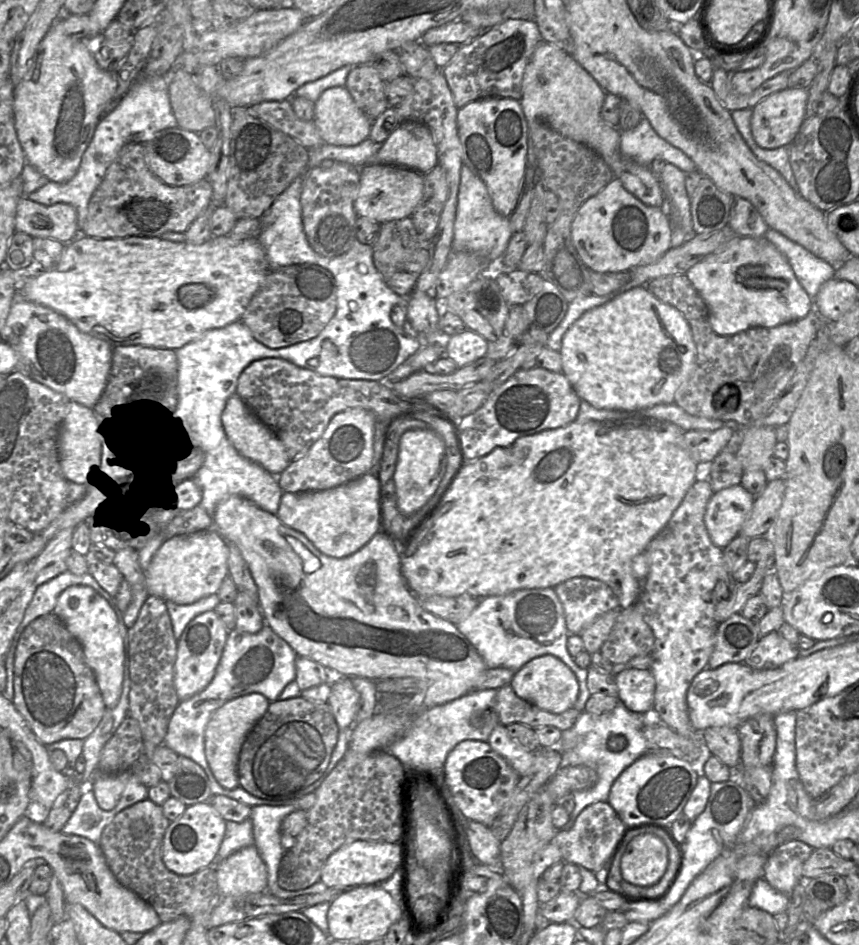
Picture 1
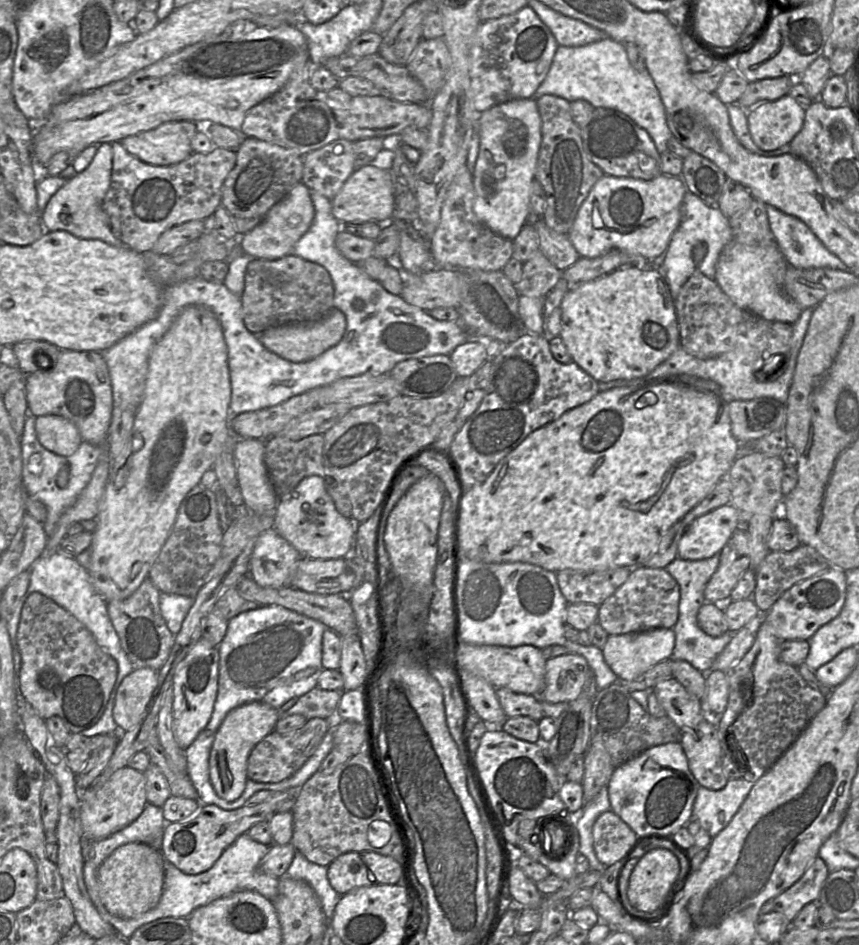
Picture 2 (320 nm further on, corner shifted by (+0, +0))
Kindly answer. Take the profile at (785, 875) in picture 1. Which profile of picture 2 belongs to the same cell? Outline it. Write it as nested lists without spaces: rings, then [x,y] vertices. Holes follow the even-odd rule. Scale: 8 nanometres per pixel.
[[[820,857],[815,858],[797,882],[773,899],[774,911],[782,913],[792,922],[806,904],[817,901],[820,889],[828,875],[829,871],[826,863]]]

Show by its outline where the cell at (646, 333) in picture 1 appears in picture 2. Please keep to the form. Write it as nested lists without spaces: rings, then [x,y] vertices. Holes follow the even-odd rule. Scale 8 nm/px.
[[[620,267],[594,280],[571,285],[559,307],[562,312],[560,338],[573,362],[599,383],[645,377],[679,346],[674,303],[662,271],[657,267]]]

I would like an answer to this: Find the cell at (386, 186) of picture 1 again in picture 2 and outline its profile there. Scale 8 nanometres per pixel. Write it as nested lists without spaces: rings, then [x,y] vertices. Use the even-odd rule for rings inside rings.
[[[372,165],[357,167],[331,200],[332,214],[341,224],[356,220],[388,222],[395,209],[394,185],[391,171]]]

